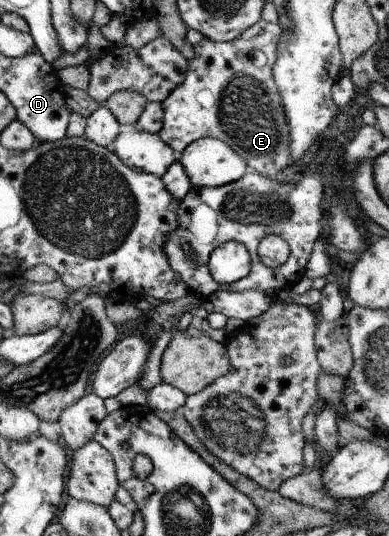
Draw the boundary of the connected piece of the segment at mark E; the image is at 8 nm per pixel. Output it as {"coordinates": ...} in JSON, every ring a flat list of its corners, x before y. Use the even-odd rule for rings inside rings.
{"coordinates":[[262,20,246,30,241,37,231,42,215,42,202,38,196,48,194,57,189,61,185,82,179,85,163,101,163,128,158,132,159,138,168,143,177,155,182,154,191,144,202,138,216,138,229,144,246,162,249,169,260,175,276,176,292,161,290,154,290,128,286,122,284,104,277,84,273,80,273,69,277,65,278,40,282,27,279,22,272,24]]}

